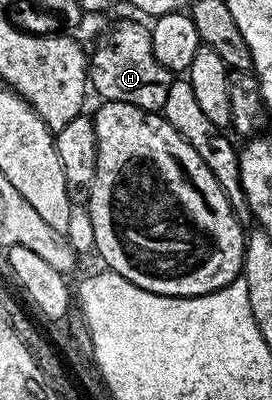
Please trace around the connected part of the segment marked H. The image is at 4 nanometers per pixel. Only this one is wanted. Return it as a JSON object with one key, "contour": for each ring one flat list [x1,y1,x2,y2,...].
{"contour":[[125,19,113,27,106,43,98,45,88,56,89,83,105,101,123,101,127,105,135,105,144,111,160,113,163,101,167,101,167,89,171,89,174,72,163,69,159,61,155,61,151,49,151,33,146,24,136,23,133,19]]}

